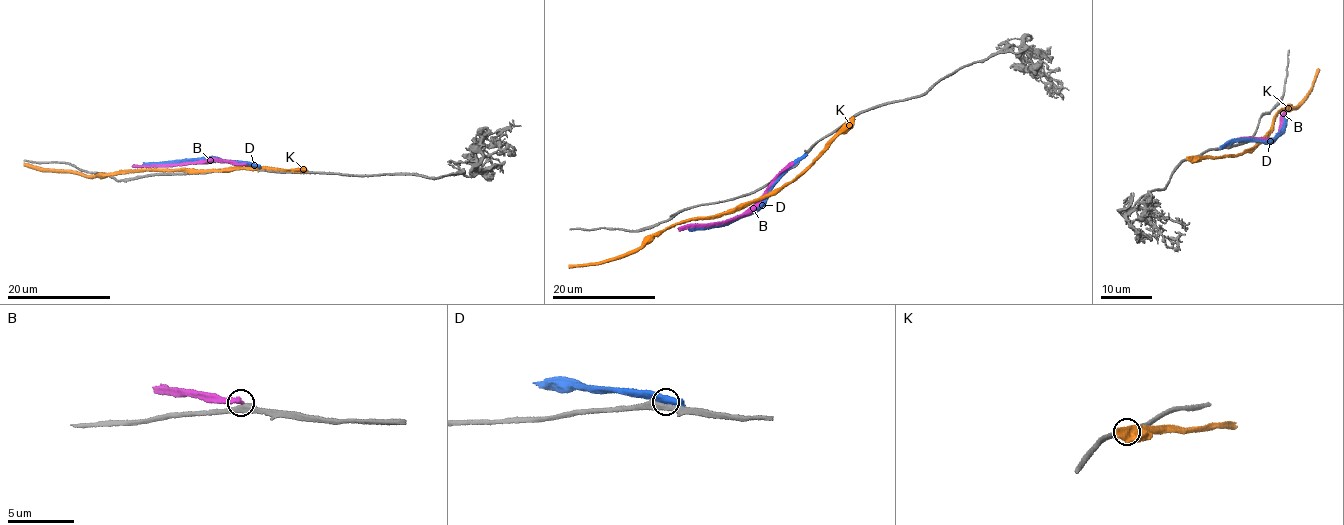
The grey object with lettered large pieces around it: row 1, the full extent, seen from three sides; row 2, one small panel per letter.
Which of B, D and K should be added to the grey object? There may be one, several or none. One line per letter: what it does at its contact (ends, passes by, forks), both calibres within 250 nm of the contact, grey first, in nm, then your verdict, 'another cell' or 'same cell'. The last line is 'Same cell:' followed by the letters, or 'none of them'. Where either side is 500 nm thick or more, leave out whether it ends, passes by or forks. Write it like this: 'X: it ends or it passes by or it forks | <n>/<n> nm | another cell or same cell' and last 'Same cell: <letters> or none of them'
B: 500/440 nm | another cell
D: it passes by | 380/480 nm | another cell
K: 360/650 nm | another cell
Same cell: none of them

